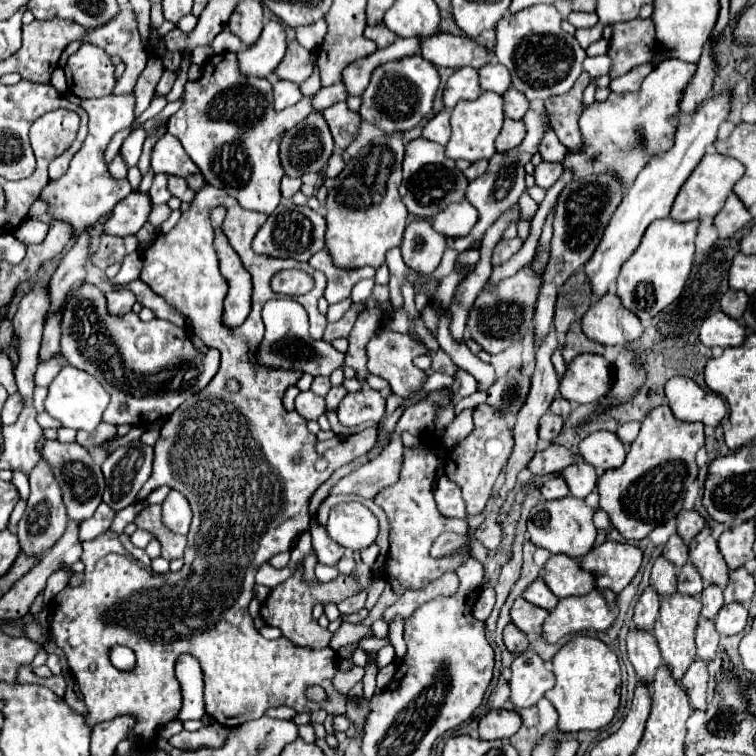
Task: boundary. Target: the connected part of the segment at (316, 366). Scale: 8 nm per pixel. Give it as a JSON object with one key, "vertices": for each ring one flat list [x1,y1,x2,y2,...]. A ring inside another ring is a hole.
{"vertices":[[274,298,264,304,262,320,266,326,264,338,254,354,256,362,266,368,280,370,300,370,312,376,330,376,336,368,344,366,344,354,324,340,314,340,308,334,308,314,296,300]]}

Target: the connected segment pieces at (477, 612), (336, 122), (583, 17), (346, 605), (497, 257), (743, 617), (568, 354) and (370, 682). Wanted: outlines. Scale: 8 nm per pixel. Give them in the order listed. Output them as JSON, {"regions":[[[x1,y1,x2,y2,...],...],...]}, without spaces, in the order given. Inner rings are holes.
{"regions":[[[484,587,473,608,473,616,478,621,485,621,492,611,496,600,495,591]],[[338,102,338,104,332,104,332,106,324,108,322,116,330,126,330,132,332,132,332,138,336,142,336,146,340,150,346,150,348,144,356,138,356,130,358,130,358,124,360,124,360,114,350,112,346,102]],[[570,12,568,22,576,28,592,28,598,24,598,16,594,12,586,14,586,12]],[[366,590,362,594,356,594,356,598,346,598,344,602,338,604,338,610,342,614,352,614,352,612,360,612,364,608,364,600,366,600]],[[520,238,500,240,500,242,494,246,492,262,494,262,494,264,502,264,502,262,506,262,512,254,516,254,520,248,522,248,522,240,520,240]],[[742,602,724,604,722,610,716,614,716,630,722,636,732,636,744,630,748,620,748,608]],[[574,324,566,334,566,350,562,352,566,364,570,364,578,354,592,352,592,354,604,354,604,346,588,340,580,328,580,324]],[[372,662,366,664,366,676,364,676,364,698,372,698,374,690,376,690,376,666]]]}

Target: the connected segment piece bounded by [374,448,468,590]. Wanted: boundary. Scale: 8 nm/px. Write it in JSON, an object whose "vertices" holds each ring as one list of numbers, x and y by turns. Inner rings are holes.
{"vertices":[[406,448,400,482,382,489,374,498,374,502,384,508,390,520,390,554,386,564,386,576,398,576,398,580,410,590,426,586,426,582,442,576,446,570,456,570,458,562,462,562,462,558,434,560,430,556,430,548,442,532,468,532,468,524,464,520,446,518,436,508,432,494,436,480,436,464,436,454,426,454,418,450,412,452]]}

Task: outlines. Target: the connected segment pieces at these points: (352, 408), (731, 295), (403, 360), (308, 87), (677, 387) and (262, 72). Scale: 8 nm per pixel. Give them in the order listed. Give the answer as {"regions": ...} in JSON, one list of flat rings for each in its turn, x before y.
{"regions":[[[362,386,358,392,348,392,338,406,338,418,348,428,354,428,368,420,378,422,384,418,384,412,386,412,384,396,372,390,370,386]],[[728,290,724,296,722,296,722,310,730,316,730,318,734,318,734,320,742,320,742,314,744,314,744,310,746,310,746,306,748,306,748,296,746,296,746,292,742,292,742,290]],[[384,330,370,338,370,342,366,344,366,352,368,352,368,372,370,374,376,374,376,376,382,376,384,380,388,380,392,390,400,396,406,396,408,402,418,402,418,398,424,398,424,394,420,394,418,390,420,390,426,374,412,364,412,360,416,356,427,354,424,344,413,340,410,334,398,334,392,330]],[[312,54,312,62,314,62,314,72,312,76,300,84,302,94,316,94,322,86,320,86,320,72,318,72,318,64,316,64,316,54]],[[674,376,666,382,666,398,674,416,686,422,702,422,716,428,726,416,726,404,718,394,700,388,684,376]],[[270,20,262,30,260,40,254,46,250,46,246,52,238,54,240,70,246,76,266,78,282,62,284,52,286,52,284,26,276,20]]]}

